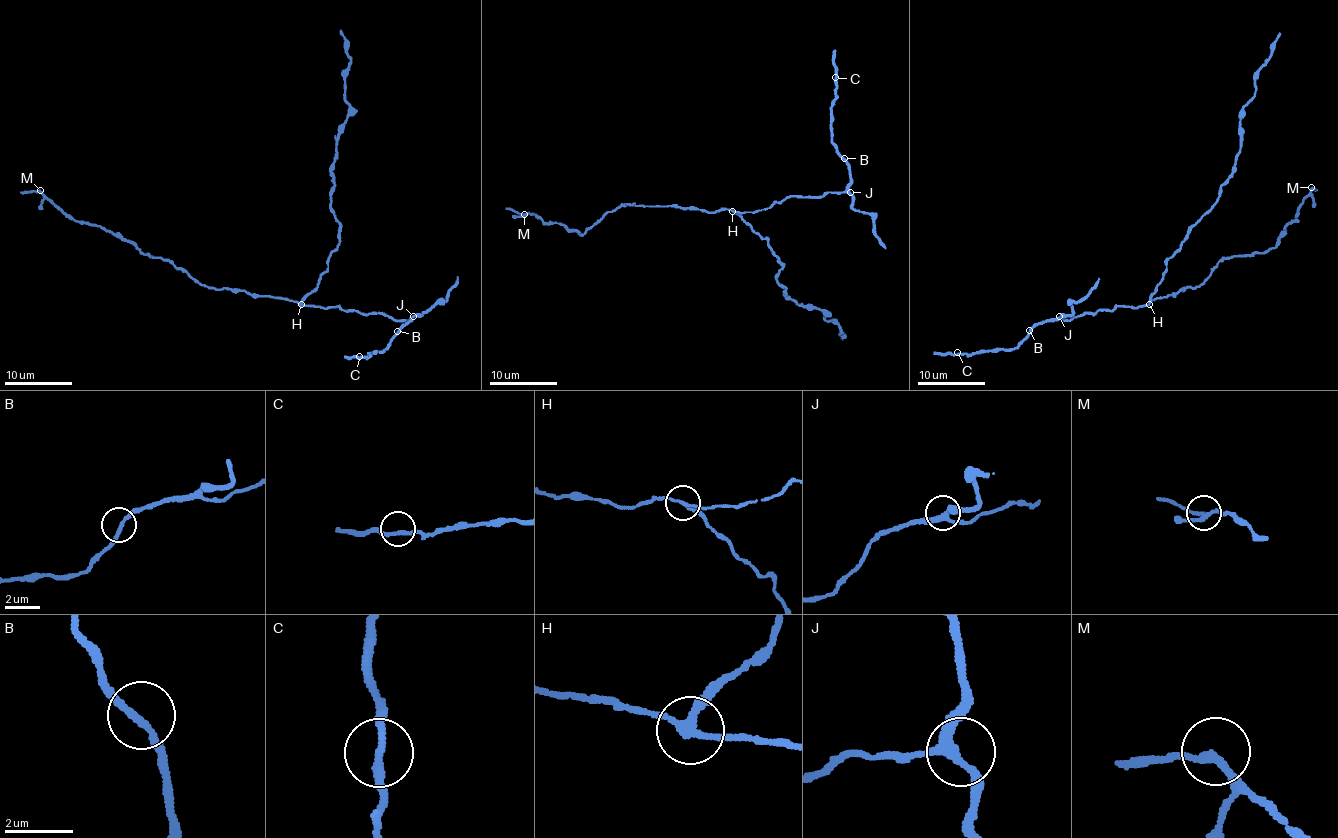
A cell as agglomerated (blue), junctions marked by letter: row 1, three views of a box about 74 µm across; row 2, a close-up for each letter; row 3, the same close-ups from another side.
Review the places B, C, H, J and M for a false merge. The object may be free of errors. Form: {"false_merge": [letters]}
{"false_merge": ["H"]}

